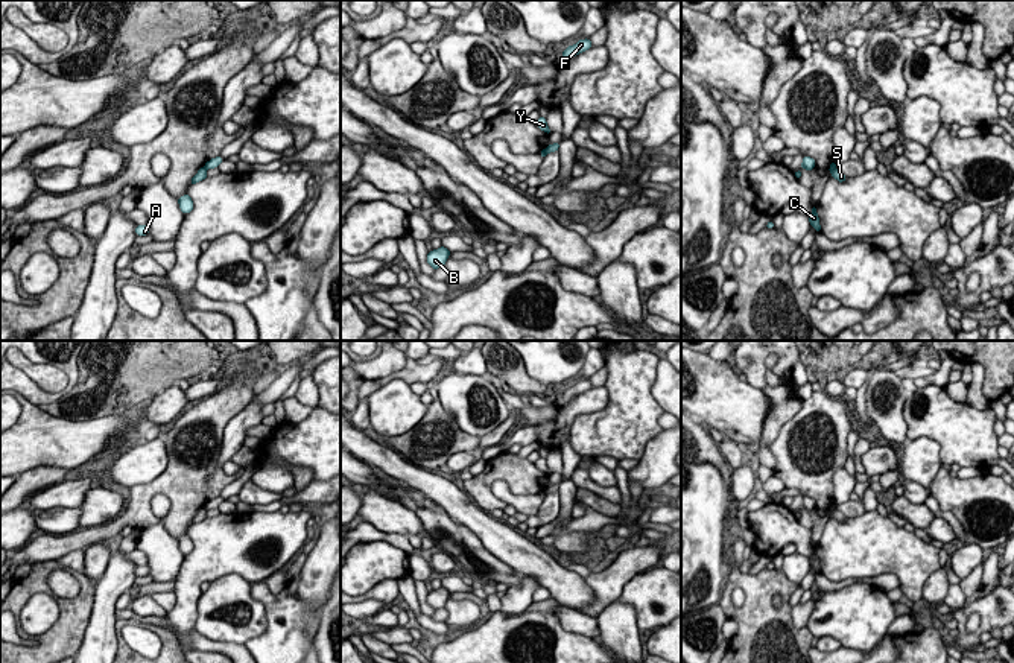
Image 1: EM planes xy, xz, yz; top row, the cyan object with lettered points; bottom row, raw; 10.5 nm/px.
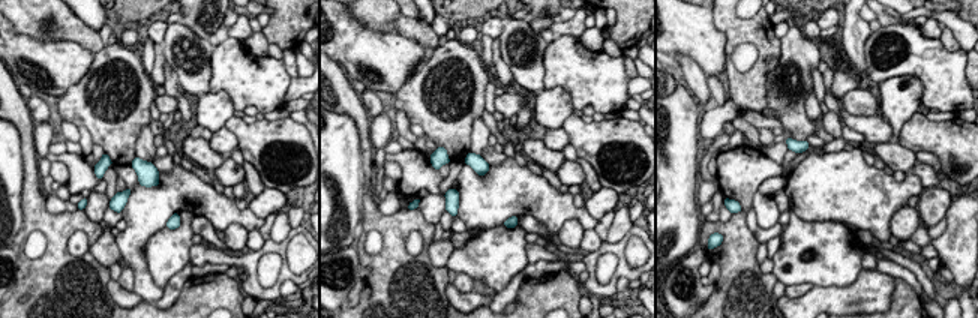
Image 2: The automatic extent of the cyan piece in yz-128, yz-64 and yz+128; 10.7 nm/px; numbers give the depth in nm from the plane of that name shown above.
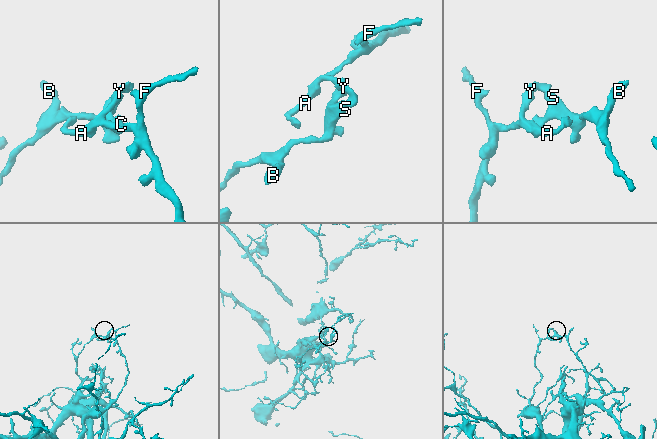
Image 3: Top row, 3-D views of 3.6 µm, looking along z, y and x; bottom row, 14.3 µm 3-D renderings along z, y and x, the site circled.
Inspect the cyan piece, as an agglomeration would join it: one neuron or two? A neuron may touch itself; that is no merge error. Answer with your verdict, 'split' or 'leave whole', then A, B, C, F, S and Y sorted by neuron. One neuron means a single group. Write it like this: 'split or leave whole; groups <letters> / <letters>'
split; groups A F Y / B C S

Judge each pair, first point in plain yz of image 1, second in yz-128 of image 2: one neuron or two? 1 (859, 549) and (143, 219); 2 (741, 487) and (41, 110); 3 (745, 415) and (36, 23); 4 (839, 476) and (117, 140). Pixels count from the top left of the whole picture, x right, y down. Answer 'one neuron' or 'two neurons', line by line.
1: one neuron
2: two neurons
3: two neurons
4: two neurons

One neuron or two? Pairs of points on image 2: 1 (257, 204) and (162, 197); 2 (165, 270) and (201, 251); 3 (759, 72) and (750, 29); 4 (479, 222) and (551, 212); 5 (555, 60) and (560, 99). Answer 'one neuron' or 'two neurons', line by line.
1: two neurons
2: two neurons
3: one neuron
4: one neuron
5: two neurons

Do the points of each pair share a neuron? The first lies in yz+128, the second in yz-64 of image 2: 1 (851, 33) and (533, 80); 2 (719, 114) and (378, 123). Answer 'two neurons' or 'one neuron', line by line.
1: one neuron
2: one neuron

